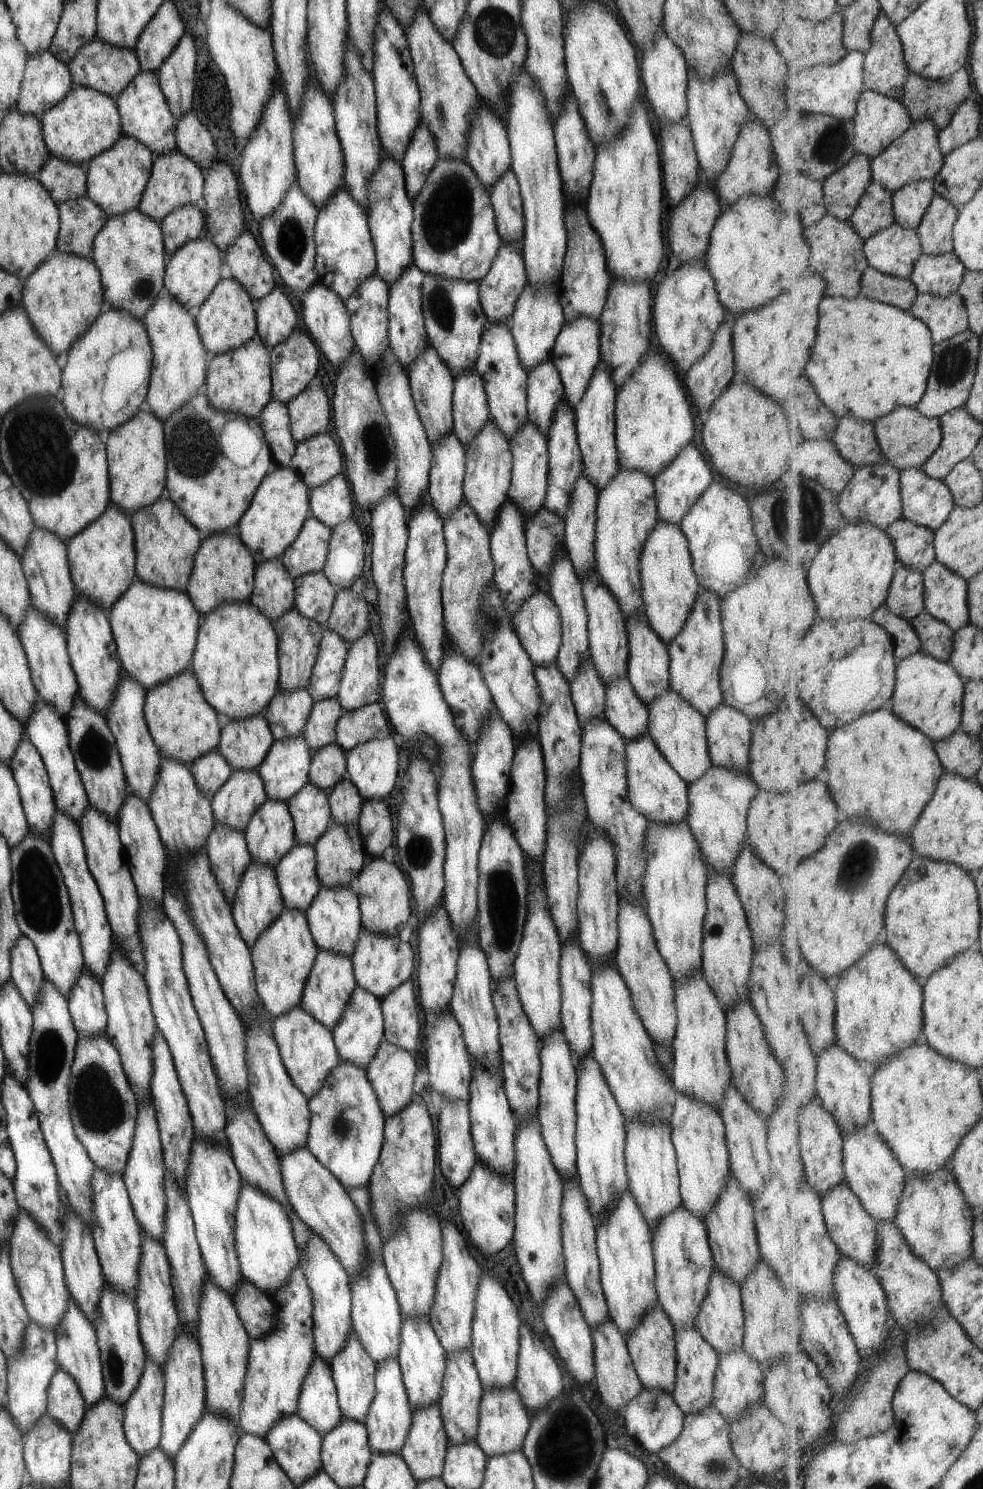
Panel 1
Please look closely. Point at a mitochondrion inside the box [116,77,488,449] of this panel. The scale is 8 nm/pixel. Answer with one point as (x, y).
(447, 220)

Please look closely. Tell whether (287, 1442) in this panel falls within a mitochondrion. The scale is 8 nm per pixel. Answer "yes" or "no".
yes

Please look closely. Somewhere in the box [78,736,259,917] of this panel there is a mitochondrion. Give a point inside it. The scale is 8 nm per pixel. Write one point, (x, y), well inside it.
(204, 889)

